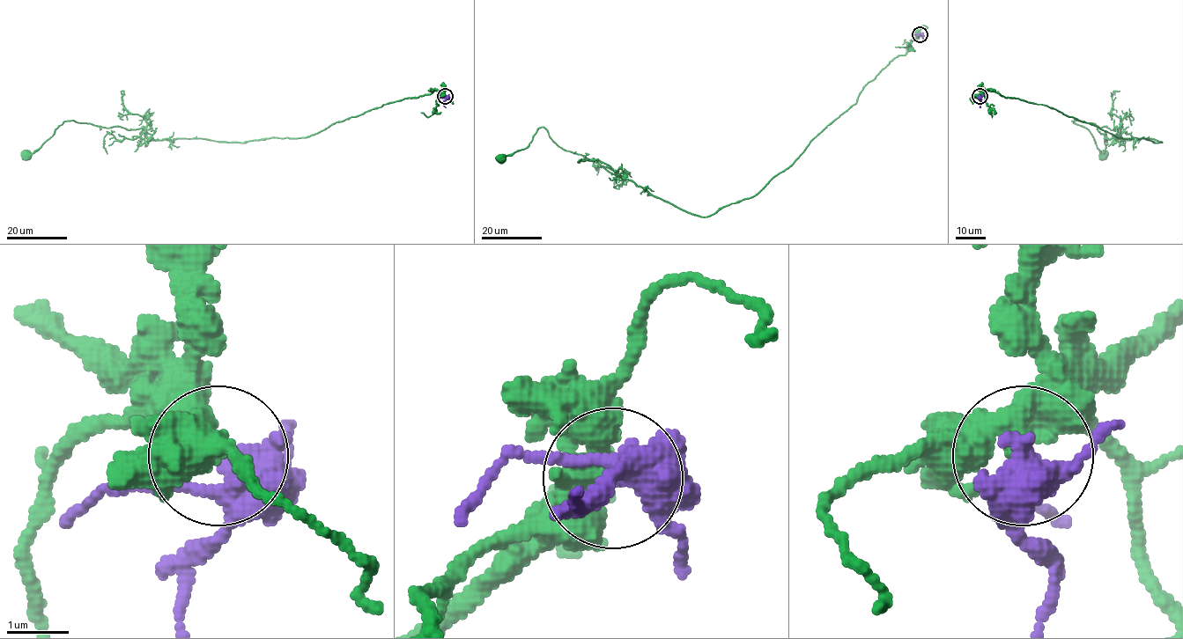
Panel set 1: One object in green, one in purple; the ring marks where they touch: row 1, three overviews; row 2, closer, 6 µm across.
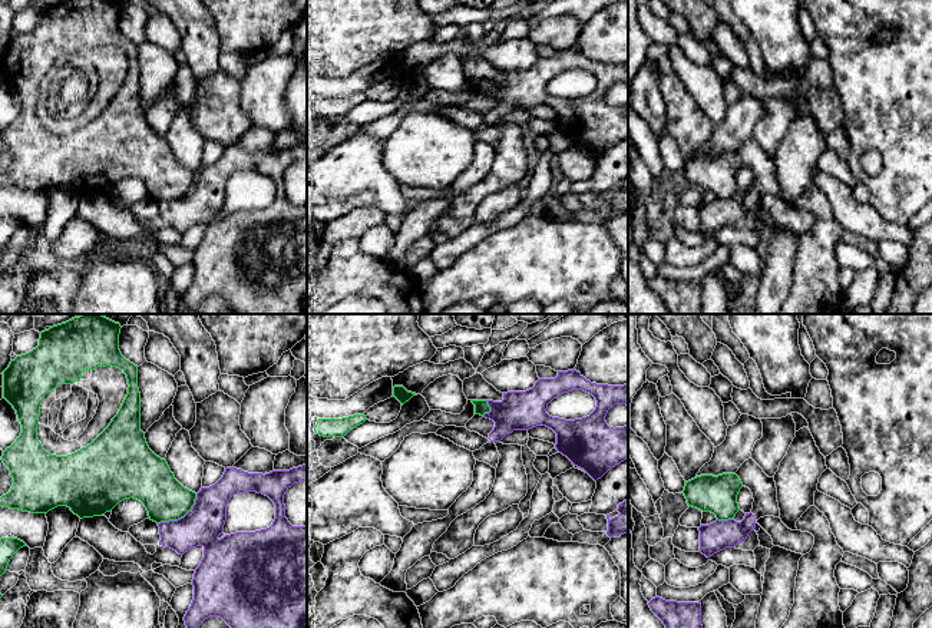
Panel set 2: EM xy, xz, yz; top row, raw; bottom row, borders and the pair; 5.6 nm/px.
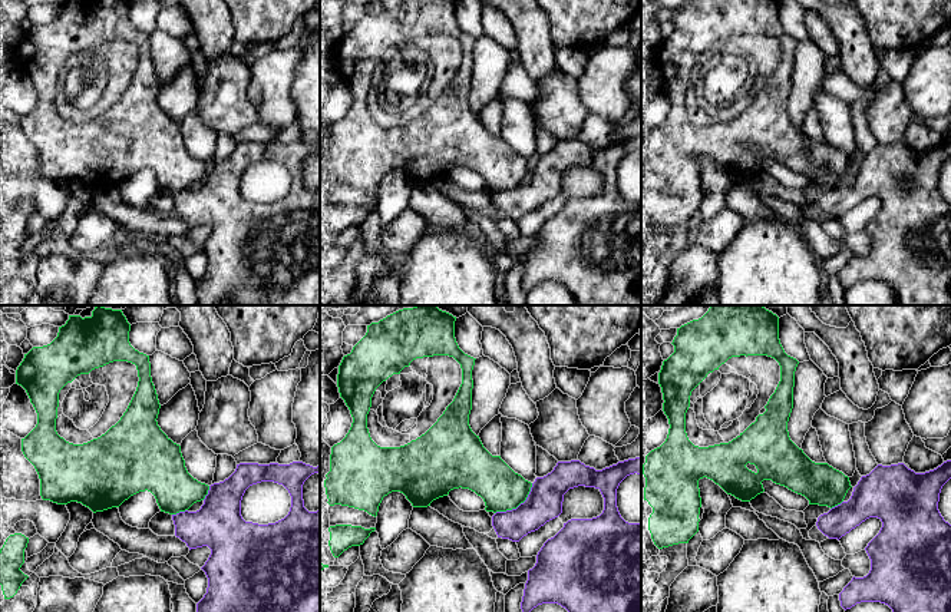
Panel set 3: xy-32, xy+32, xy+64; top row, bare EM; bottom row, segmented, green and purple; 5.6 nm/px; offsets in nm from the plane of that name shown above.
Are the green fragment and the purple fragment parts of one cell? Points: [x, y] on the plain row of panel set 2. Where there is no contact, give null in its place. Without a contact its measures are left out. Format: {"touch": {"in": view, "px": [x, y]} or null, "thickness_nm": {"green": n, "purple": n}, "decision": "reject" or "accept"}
{"touch": {"in": "xy", "px": [181, 195]}, "thickness_nm": {"green": 240, "purple": 220}, "decision": "reject"}

